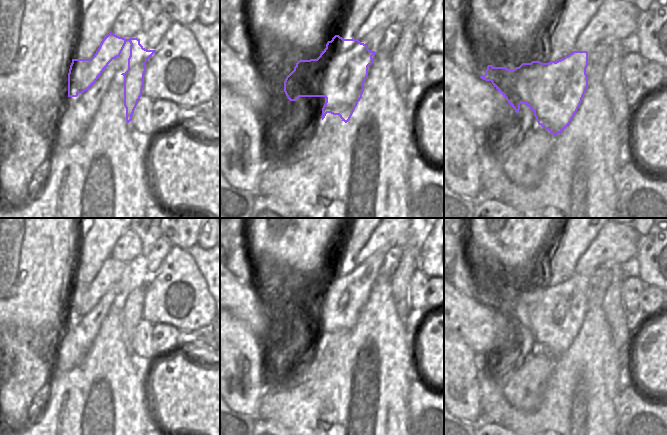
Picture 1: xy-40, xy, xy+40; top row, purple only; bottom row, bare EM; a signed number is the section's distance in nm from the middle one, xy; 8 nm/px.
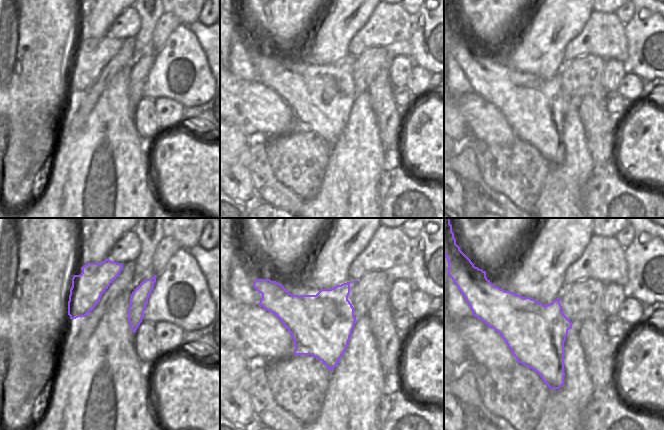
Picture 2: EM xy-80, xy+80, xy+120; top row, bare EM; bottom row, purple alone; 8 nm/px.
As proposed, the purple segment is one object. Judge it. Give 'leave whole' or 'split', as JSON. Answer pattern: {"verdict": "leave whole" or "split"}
{"verdict": "split"}

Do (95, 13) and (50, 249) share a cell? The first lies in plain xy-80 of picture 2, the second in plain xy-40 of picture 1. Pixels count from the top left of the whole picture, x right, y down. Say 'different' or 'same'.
different

